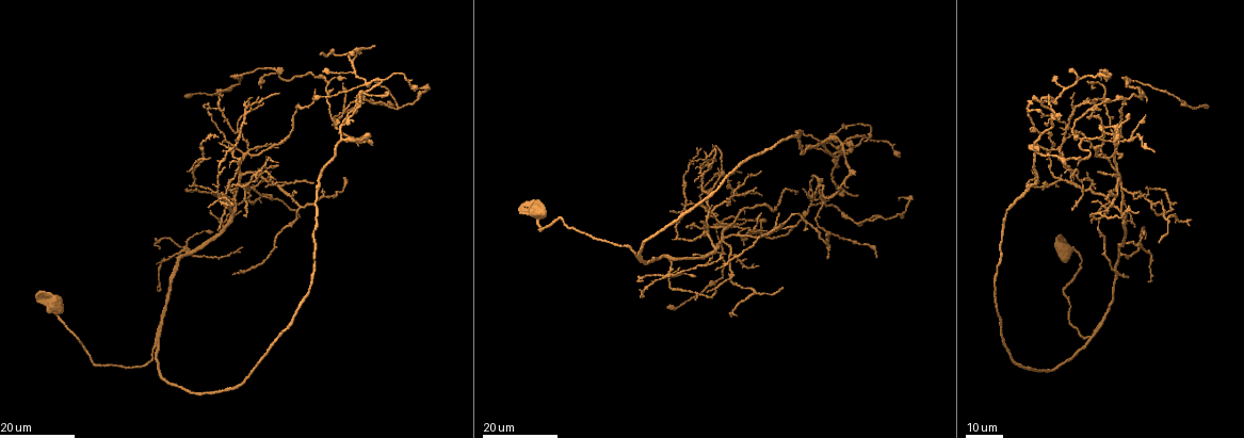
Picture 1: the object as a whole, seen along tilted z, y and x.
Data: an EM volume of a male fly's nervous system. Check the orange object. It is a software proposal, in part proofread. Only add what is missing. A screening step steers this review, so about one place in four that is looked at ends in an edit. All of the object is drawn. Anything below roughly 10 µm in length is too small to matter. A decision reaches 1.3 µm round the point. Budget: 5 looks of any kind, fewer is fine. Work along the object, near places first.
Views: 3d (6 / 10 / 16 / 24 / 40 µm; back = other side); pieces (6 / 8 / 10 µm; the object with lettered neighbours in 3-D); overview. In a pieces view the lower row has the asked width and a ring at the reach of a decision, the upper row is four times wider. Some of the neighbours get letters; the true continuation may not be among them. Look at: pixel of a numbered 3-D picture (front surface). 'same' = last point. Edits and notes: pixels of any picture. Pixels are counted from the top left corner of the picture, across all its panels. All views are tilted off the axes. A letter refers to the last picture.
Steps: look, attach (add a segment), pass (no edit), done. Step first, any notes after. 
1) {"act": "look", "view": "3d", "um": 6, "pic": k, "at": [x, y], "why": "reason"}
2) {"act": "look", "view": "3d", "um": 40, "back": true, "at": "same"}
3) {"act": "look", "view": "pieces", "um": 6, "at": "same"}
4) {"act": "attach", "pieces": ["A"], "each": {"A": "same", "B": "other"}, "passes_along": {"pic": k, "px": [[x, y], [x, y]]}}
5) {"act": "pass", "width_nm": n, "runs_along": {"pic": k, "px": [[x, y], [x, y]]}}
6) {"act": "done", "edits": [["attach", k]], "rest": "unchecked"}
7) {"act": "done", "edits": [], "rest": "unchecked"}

{"act": "look", "view": "3d", "um": 24, "pic": 1, "at": [35, 295], "why": "branch stops here"}

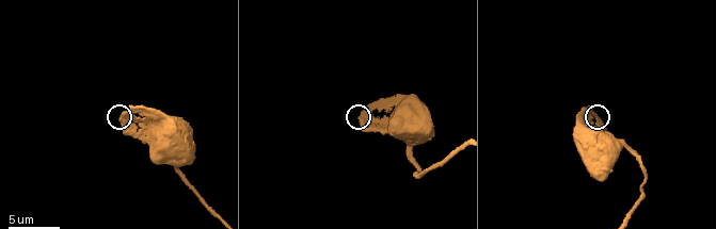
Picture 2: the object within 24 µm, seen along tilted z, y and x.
{"act": "look", "view": "pieces", "um": 8, "pic": 2, "at": [361, 117]}

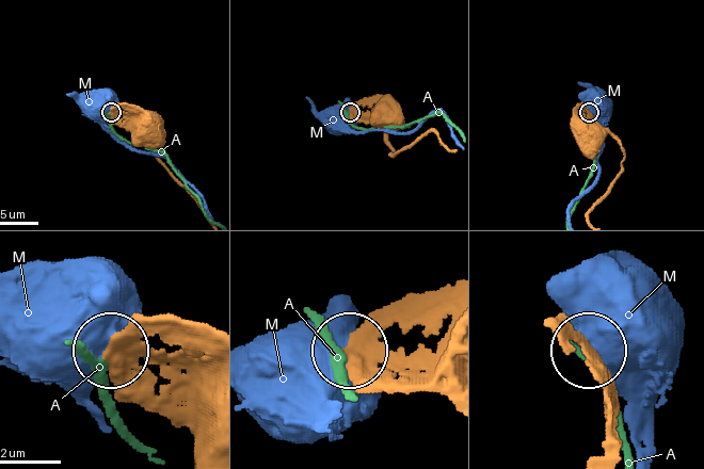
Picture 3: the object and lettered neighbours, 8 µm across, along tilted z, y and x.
{"act": "pass", "each": {"A": "other", "M": "other"}, "found": "none of them fits"}

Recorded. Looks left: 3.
{"act": "look", "view": "3d", "um": 24, "pic": 1, "at": [856, 197], "why": "branch stops here"}

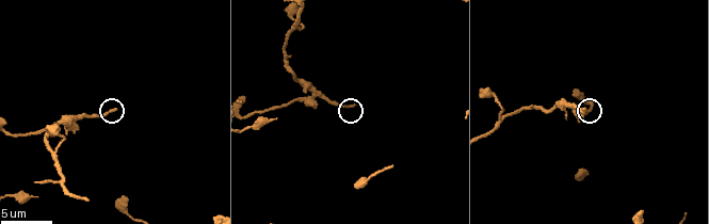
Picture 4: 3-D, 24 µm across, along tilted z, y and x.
{"act": "look", "view": "pieces", "um": 10, "pic": 4, "at": [584, 111]}

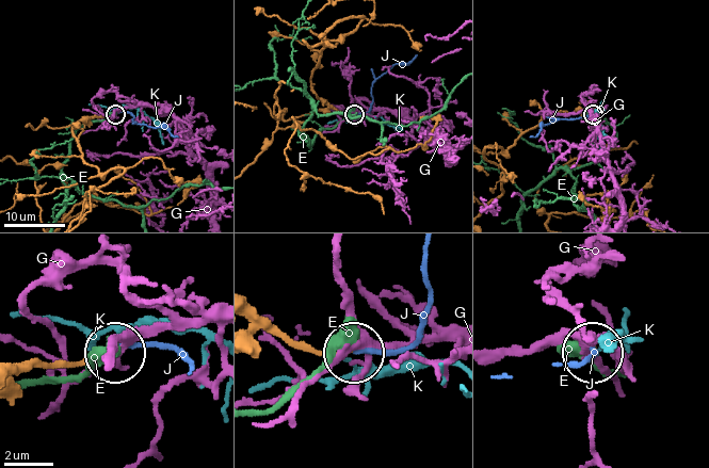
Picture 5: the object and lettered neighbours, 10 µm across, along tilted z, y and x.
{"act": "attach", "pieces": ["J"], "each": {"E": "other", "G": "other", "J": "same", "K": "other"}, "passes_along": {"pic": 5, "px": [[289, 336], [324, 352], [403, 347], [428, 303], [428, 251]]}, "found": "the neuron continues"}

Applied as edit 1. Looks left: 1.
{"act": "done", "edits": [["attach", 5]], "rest": "unchecked"}

